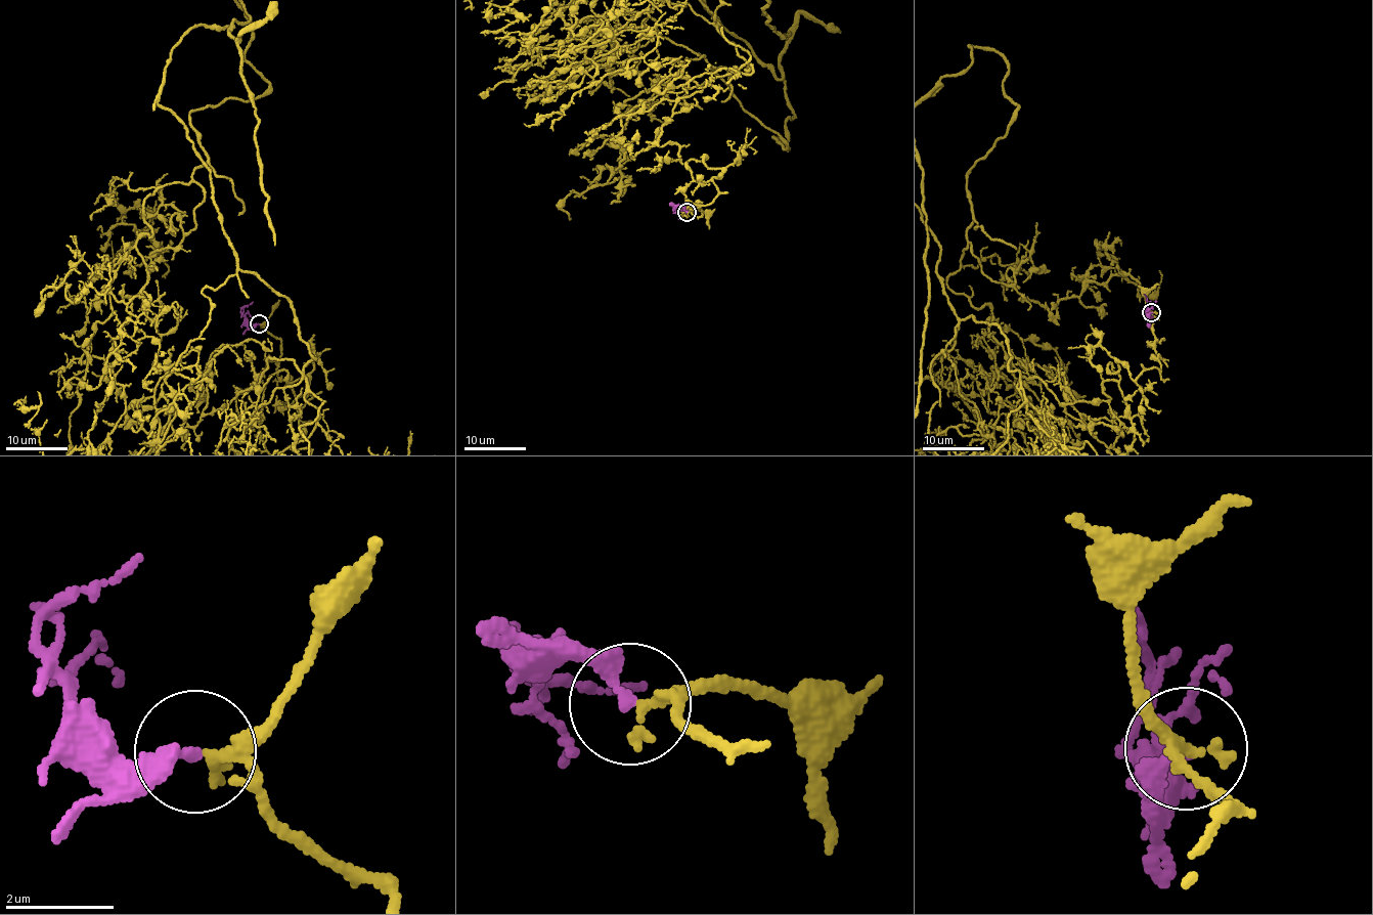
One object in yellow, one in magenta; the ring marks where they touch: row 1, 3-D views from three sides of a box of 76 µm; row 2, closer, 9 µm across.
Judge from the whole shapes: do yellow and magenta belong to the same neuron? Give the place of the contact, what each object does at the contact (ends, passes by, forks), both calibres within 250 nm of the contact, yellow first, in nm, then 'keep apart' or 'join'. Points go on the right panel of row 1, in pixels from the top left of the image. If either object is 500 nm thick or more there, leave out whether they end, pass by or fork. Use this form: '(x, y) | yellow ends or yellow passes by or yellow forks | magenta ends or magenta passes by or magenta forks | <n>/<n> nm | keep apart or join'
(1151, 312) | yellow passes by | magenta ends | 190/280 nm | join

